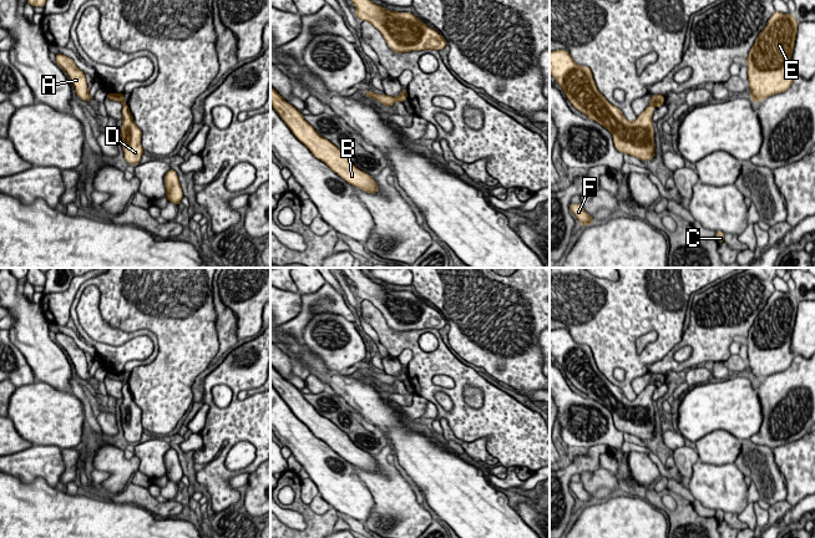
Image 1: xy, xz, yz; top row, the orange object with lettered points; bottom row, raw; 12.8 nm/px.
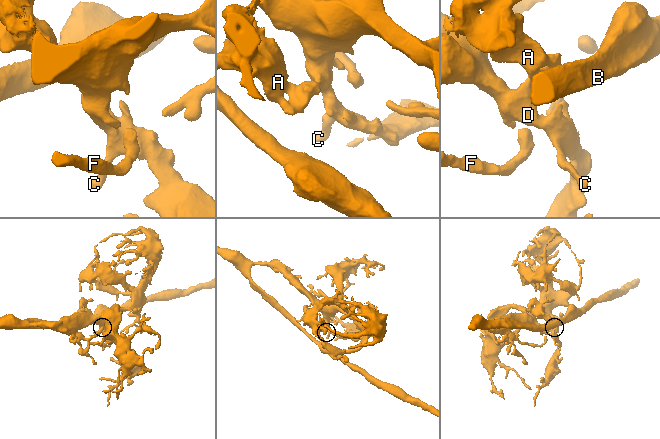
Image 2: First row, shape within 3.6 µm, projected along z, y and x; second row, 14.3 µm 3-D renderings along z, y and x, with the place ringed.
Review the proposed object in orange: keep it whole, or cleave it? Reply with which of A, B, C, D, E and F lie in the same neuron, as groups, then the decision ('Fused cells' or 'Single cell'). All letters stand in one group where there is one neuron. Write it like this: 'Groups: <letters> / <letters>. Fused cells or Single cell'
Groups: A B C D E F. Single cell

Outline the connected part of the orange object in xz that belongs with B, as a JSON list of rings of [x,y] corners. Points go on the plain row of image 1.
[[[272,365],[270,385],[312,433],[324,441],[334,452],[364,471],[376,472],[379,470],[379,465],[370,453],[356,447],[345,432],[322,416],[304,399],[300,390],[288,382]]]

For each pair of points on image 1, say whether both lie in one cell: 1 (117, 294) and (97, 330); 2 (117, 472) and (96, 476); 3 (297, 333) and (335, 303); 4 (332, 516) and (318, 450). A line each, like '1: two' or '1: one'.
1: two
2: two
3: one
4: two

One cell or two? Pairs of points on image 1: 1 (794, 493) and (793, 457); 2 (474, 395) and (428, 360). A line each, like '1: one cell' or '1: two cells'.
1: one cell
2: two cells

